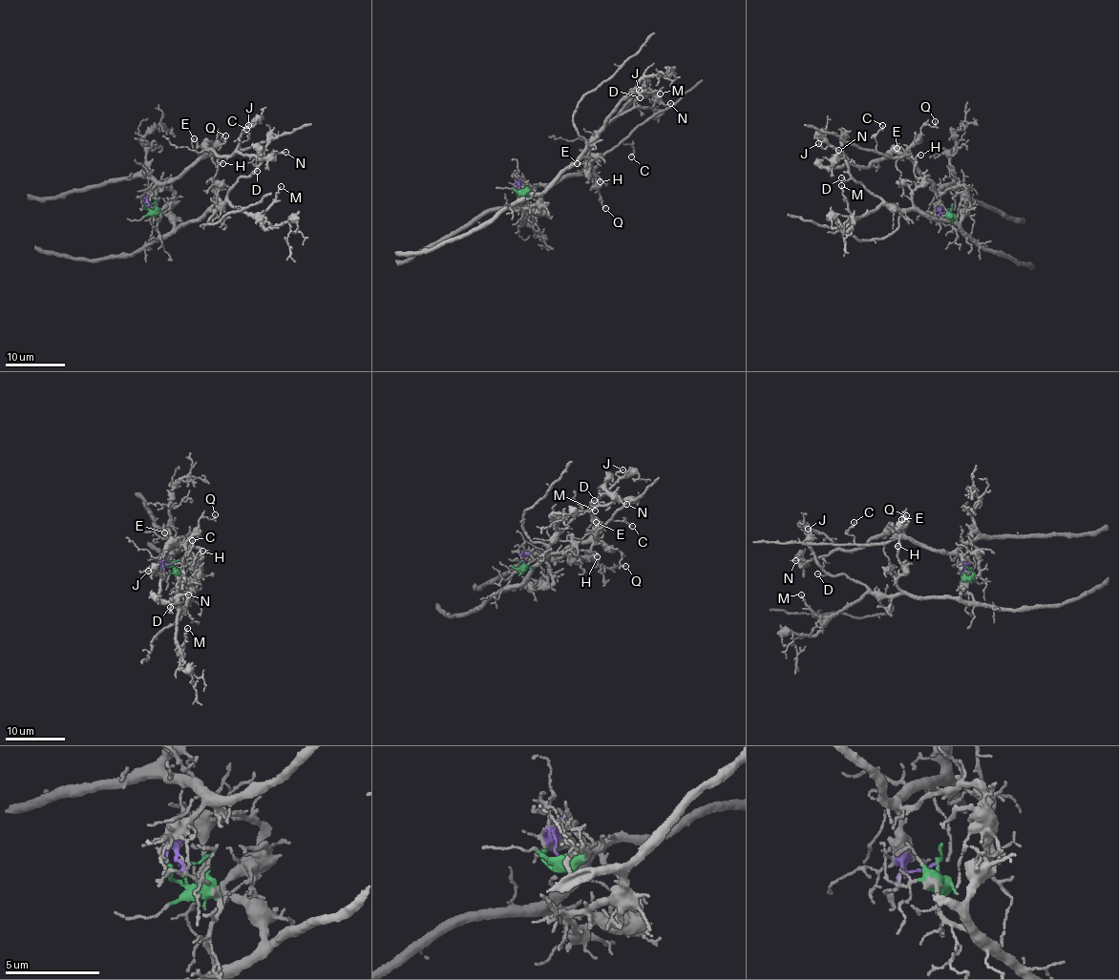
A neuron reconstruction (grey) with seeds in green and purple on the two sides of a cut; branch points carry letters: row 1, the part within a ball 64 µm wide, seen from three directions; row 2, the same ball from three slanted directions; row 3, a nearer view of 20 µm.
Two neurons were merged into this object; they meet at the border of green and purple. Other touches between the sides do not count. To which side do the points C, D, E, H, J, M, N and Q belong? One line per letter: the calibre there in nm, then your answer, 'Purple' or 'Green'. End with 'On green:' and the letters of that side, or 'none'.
C: Thickness 100 nm. Purple
D: Thickness 80 nm. Green
E: Thickness 100 nm. Purple
H: Thickness 110 nm. Purple
J: Thickness 80 nm. Purple
M: Thickness 100 nm. Green
N: Thickness 130 nm. Purple
Q: Thickness 60 nm. Purple
On green: D, M

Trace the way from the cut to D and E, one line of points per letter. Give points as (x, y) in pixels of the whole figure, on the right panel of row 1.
D: (951, 209), (951, 224), (962, 234), (953, 223), (917, 211), (889, 208), (860, 183), (842, 177)
E: (949, 209), (940, 212), (935, 189), (908, 158), (901, 155), (900, 159), (897, 148)

